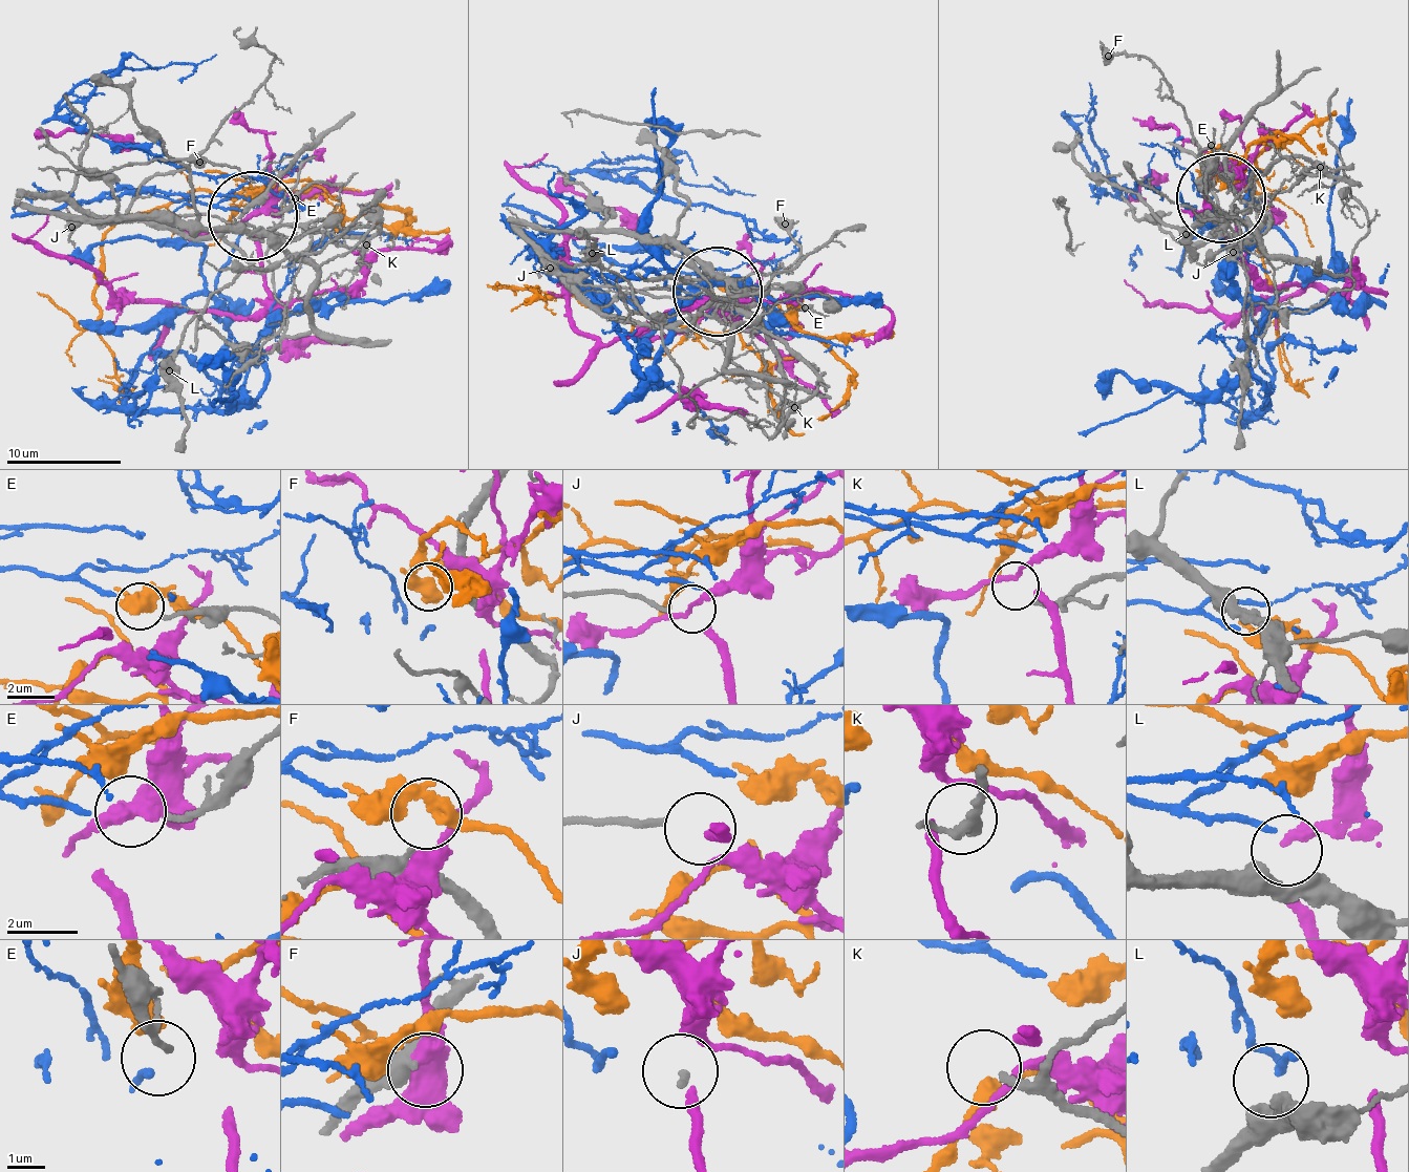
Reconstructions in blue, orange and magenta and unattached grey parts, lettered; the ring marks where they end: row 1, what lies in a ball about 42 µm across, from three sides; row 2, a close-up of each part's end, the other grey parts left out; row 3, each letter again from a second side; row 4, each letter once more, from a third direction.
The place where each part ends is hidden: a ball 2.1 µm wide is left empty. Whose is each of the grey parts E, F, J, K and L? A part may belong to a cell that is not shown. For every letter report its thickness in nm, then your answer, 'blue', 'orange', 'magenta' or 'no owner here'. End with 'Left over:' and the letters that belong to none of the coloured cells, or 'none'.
E: 170 nm | blue
F: 280 nm | no owner here
J: 170 nm | magenta
K: 200 nm | no owner here
L: 360 nm | no owner here
Left over: F, K, L

